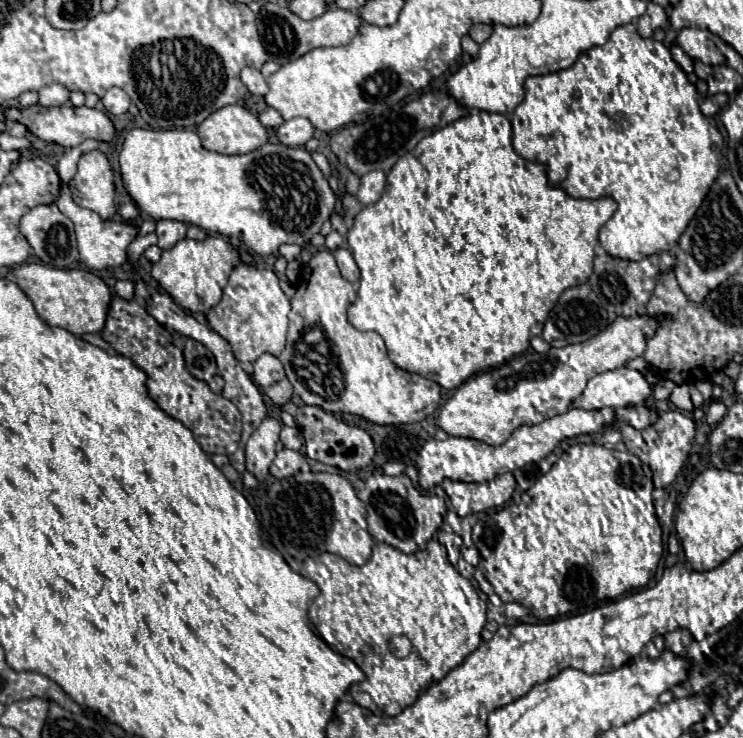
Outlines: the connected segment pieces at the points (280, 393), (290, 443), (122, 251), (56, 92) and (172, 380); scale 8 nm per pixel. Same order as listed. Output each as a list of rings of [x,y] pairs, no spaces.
[[[284,379],[284,381],[278,381],[276,385],[270,385],[268,389],[264,389],[264,393],[272,399],[272,403],[276,403],[276,405],[286,405],[290,399],[292,399],[292,385],[290,385],[290,381],[288,379]]]
[[[282,427],[282,433],[280,433],[280,441],[284,443],[284,447],[288,449],[294,449],[294,451],[300,451],[302,449],[302,443],[304,443],[304,437],[302,433],[296,429],[296,427]]]
[[[66,183],[62,185],[62,191],[60,191],[58,199],[56,199],[56,205],[58,205],[58,209],[66,217],[72,219],[74,229],[76,229],[80,259],[82,259],[82,263],[88,269],[100,271],[100,269],[106,269],[106,267],[118,267],[118,265],[124,265],[126,263],[126,249],[128,249],[130,241],[138,235],[138,229],[136,227],[132,227],[130,223],[124,223],[124,221],[110,221],[110,219],[104,219],[102,221],[102,217],[98,213],[76,205],[72,201],[72,193],[70,193],[70,189],[68,189]]]
[[[46,85],[44,89],[38,91],[38,95],[42,97],[40,103],[44,107],[58,107],[70,101],[70,91],[64,85]]]
[[[144,281],[136,283],[134,297],[130,301],[118,297],[116,293],[112,295],[106,323],[102,329],[104,341],[112,345],[112,349],[128,359],[134,361],[136,367],[140,367],[148,379],[146,387],[150,397],[164,409],[170,417],[178,419],[184,423],[192,433],[198,445],[208,453],[222,453],[222,455],[232,455],[238,447],[240,441],[240,411],[236,405],[222,395],[216,395],[210,391],[210,387],[204,381],[196,381],[184,367],[184,357],[182,351],[172,343],[172,335],[166,327],[162,327],[152,315],[146,311],[148,297],[154,295],[154,289],[148,287]]]

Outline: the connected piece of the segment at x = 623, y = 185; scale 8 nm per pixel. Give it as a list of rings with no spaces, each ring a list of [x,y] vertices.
[[[628,23],[628,25],[620,25],[616,27],[608,41],[600,47],[592,47],[584,53],[580,53],[580,57],[576,59],[576,63],[568,69],[556,71],[556,73],[548,73],[548,75],[536,75],[536,77],[528,77],[524,81],[524,101],[509,114],[509,120],[512,126],[512,145],[516,149],[516,153],[528,161],[536,161],[536,163],[544,163],[548,165],[548,179],[550,185],[564,189],[570,197],[604,197],[610,195],[616,199],[618,203],[618,211],[614,213],[614,217],[600,229],[600,243],[602,247],[612,255],[612,257],[620,257],[620,259],[630,259],[630,261],[640,261],[648,255],[660,253],[660,251],[672,251],[678,245],[680,235],[684,233],[686,225],[690,223],[690,219],[694,217],[694,213],[698,211],[698,207],[702,205],[706,193],[710,191],[712,183],[716,181],[718,173],[720,173],[720,155],[722,155],[722,145],[724,139],[720,135],[720,131],[710,125],[710,121],[702,115],[700,105],[698,105],[698,89],[688,81],[686,73],[680,69],[680,65],[676,65],[676,61],[672,59],[670,49],[656,41],[656,39],[644,39],[638,35],[636,25]]]

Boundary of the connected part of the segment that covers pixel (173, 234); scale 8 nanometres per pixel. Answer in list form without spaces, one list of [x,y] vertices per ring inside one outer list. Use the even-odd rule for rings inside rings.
[[[158,221],[156,223],[156,235],[158,235],[158,247],[170,249],[180,239],[186,237],[186,225],[180,221]]]

